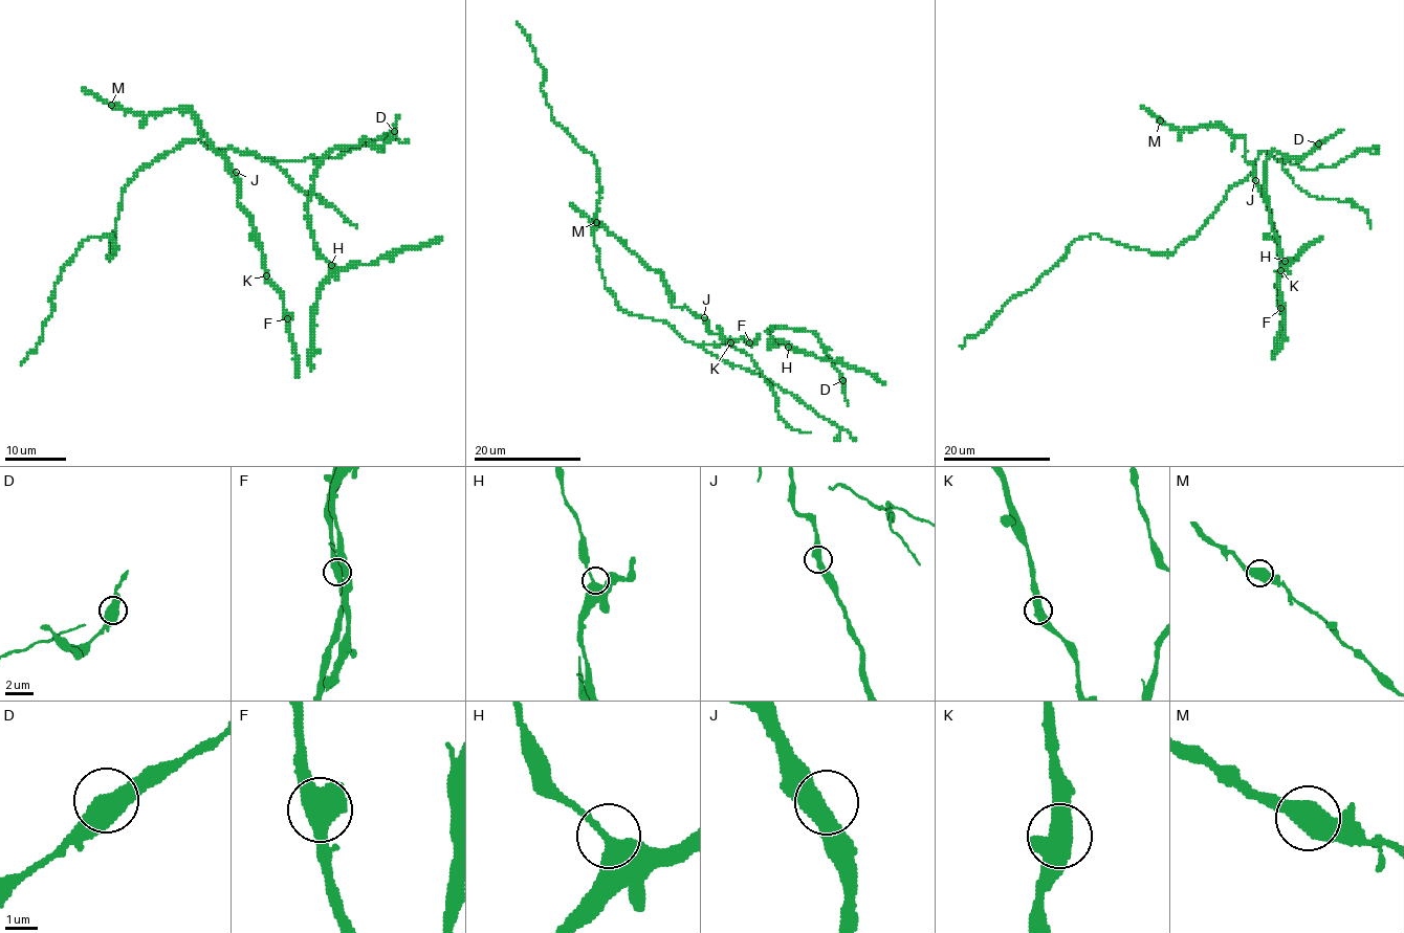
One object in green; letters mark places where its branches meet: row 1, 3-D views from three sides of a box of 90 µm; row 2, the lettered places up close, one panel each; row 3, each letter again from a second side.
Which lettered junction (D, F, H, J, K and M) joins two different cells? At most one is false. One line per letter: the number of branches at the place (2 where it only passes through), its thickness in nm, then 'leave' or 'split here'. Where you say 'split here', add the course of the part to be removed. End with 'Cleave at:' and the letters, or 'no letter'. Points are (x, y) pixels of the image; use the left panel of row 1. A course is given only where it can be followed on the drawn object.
D: 2 | 550 nm | leave
F: 2 | 600 nm | leave
H: 2 | 440 nm | leave
J: 2 | 480 nm | leave
K: 2 | 600 nm | leave
M: 2 | 650 nm | leave
Cleave at: no letter

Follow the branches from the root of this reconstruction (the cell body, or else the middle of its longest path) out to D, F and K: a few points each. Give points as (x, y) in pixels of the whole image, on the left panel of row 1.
D: (233, 174), (294, 356), (308, 362), (331, 267), (308, 228), (316, 167), (394, 131)
F: (233, 174), (238, 186), (238, 203), (250, 221), (254, 239), (261, 250), (264, 278), (278, 291), (287, 318)
K: (233, 174), (238, 186), (238, 203), (250, 221), (254, 239), (261, 250), (266, 275)

